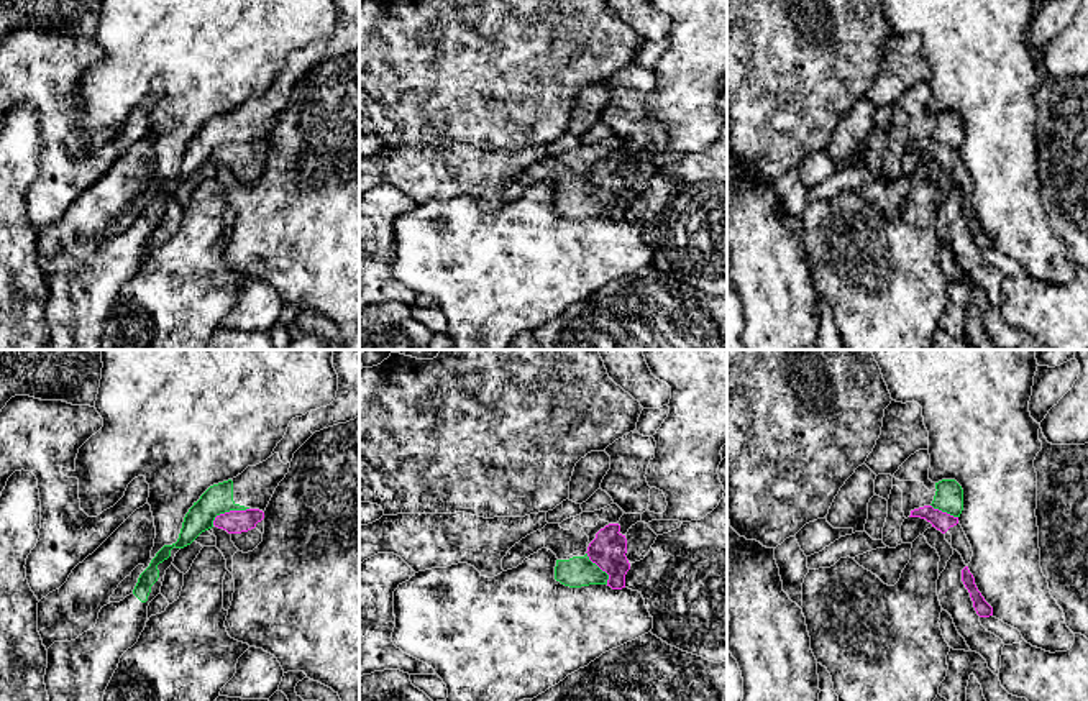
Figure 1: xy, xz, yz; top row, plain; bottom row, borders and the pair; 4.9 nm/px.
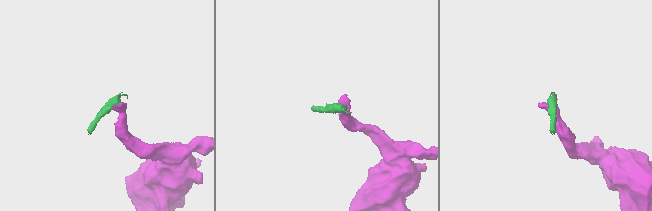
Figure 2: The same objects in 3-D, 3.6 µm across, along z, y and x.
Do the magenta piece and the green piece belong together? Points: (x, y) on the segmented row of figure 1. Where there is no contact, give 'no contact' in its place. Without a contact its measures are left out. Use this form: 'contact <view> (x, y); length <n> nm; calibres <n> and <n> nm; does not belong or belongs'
contact xy (230, 511); length 200 nm; calibres 110 and 150 nm; does not belong

